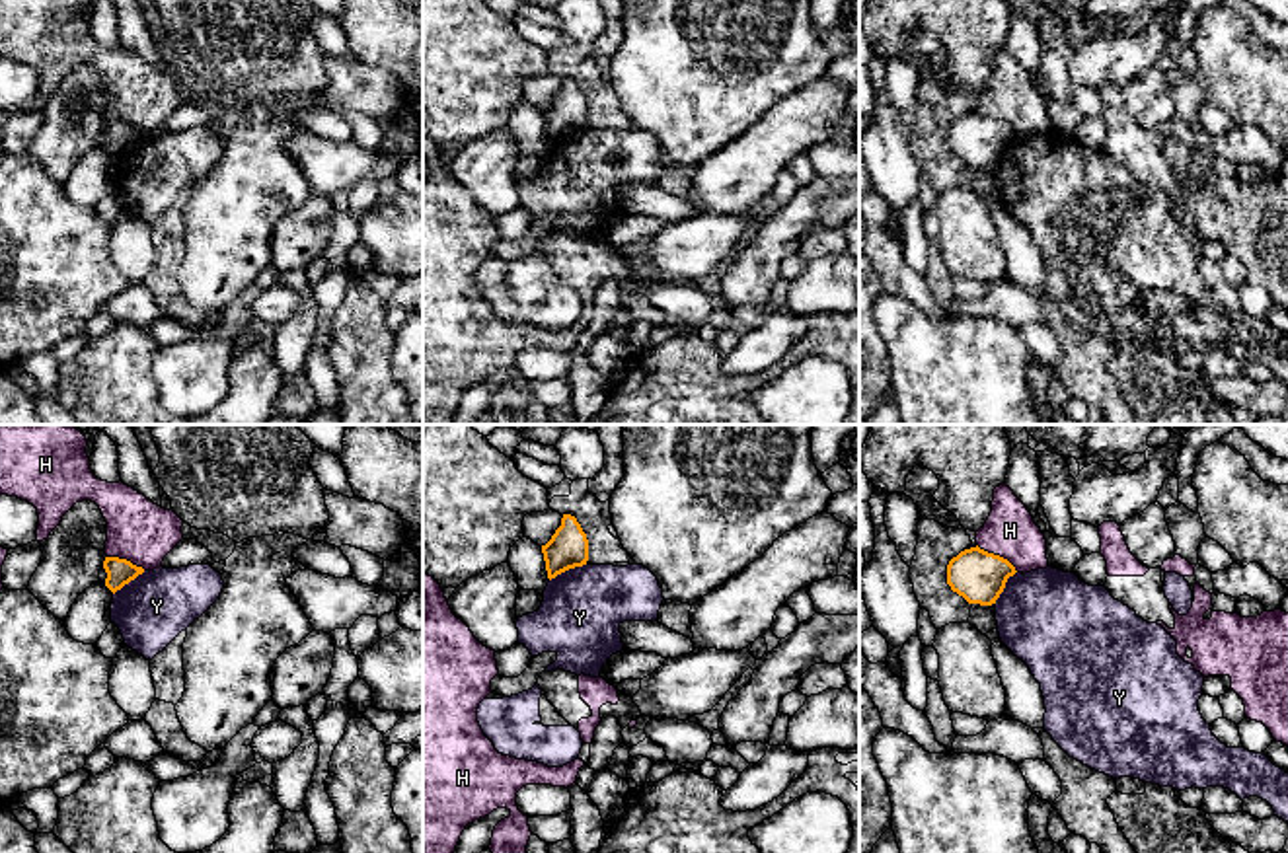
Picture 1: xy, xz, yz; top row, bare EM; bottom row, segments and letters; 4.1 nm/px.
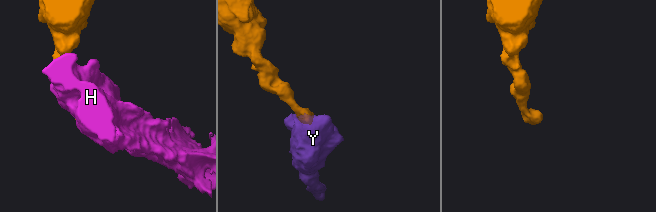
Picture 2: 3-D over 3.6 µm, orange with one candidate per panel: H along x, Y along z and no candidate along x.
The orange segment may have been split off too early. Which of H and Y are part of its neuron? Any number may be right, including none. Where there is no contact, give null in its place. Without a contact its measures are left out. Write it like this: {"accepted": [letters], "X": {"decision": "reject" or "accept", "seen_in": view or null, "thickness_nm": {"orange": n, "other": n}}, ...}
{"accepted": [], "H": {"decision": "reject", "seen_in": "yz", "thickness_nm": {"orange": 220, "other": 220}}, "Y": {"decision": "reject", "seen_in": "xz", "thickness_nm": {"orange": 160, "other": 340}}}

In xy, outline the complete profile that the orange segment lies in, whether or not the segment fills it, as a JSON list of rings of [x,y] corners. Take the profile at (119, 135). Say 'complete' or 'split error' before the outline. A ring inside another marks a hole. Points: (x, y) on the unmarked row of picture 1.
complete | [[[105,121],[103,132],[107,136],[105,150],[113,158],[144,136],[142,130],[136,130],[131,125],[119,121]]]

